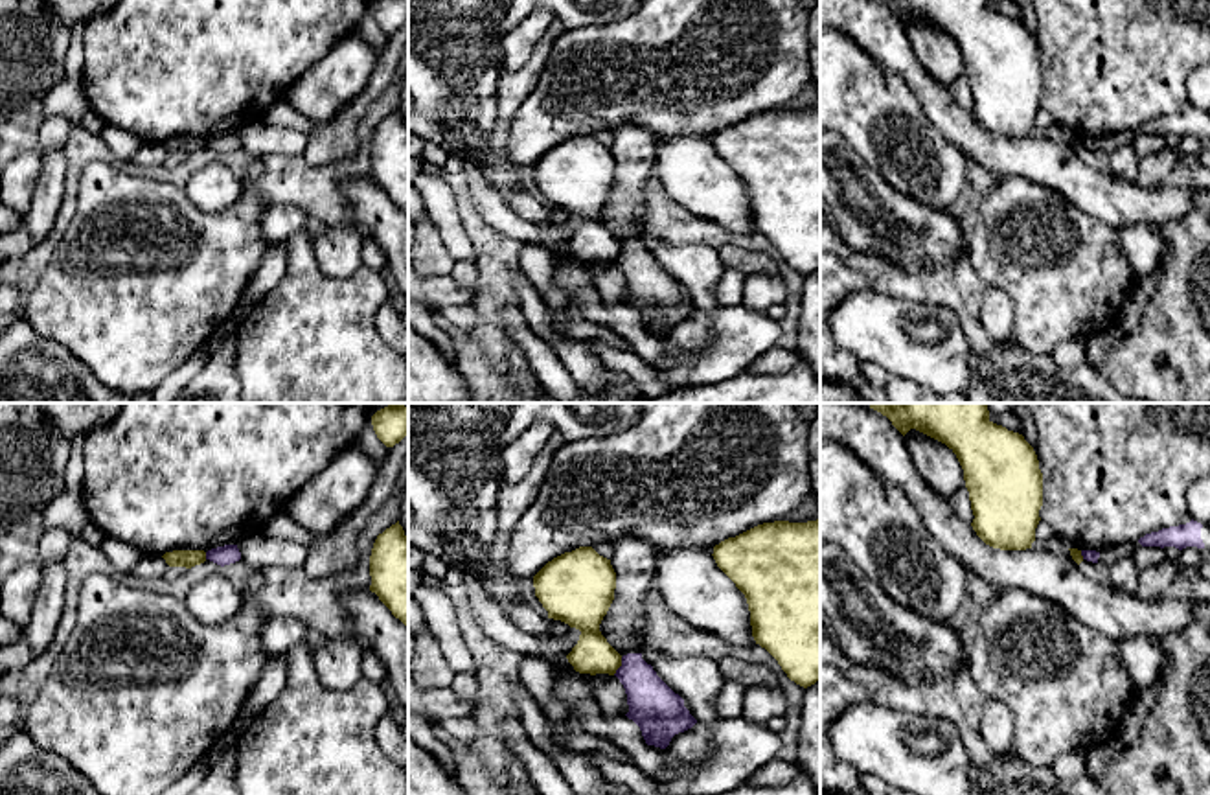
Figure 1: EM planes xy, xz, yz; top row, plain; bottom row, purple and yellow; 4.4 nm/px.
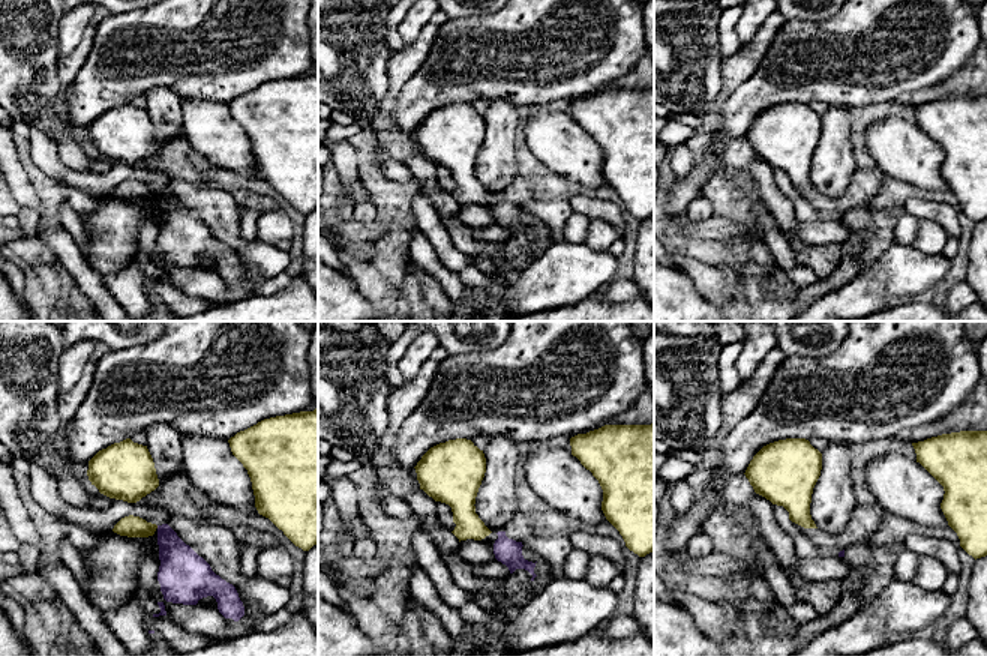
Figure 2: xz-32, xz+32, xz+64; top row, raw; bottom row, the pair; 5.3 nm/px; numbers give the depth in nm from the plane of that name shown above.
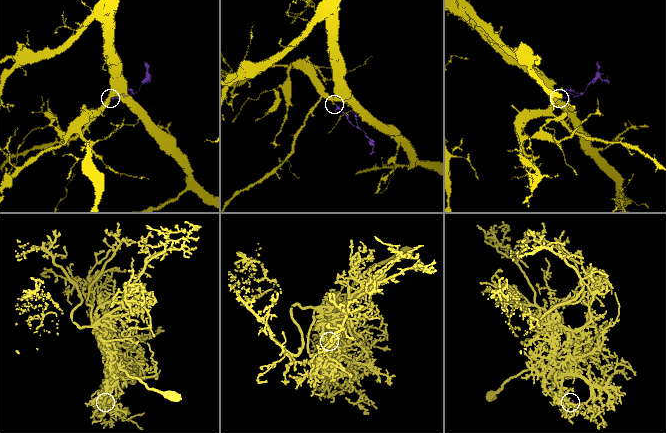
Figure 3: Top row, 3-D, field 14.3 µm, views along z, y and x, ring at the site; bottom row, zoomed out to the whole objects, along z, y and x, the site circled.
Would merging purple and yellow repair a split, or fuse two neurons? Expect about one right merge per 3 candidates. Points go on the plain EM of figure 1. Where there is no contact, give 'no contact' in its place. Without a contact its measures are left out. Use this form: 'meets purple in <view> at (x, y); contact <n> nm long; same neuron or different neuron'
meets purple in xz at (620, 254); contact 90 nm long; different neuron

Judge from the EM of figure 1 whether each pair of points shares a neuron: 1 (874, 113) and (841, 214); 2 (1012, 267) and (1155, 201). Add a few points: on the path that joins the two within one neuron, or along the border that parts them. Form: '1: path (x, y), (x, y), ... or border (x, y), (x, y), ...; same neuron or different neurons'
1: border (843, 140), (889, 186); different neurons
2: border (1069, 203), (1107, 221), (1115, 229); different neurons

